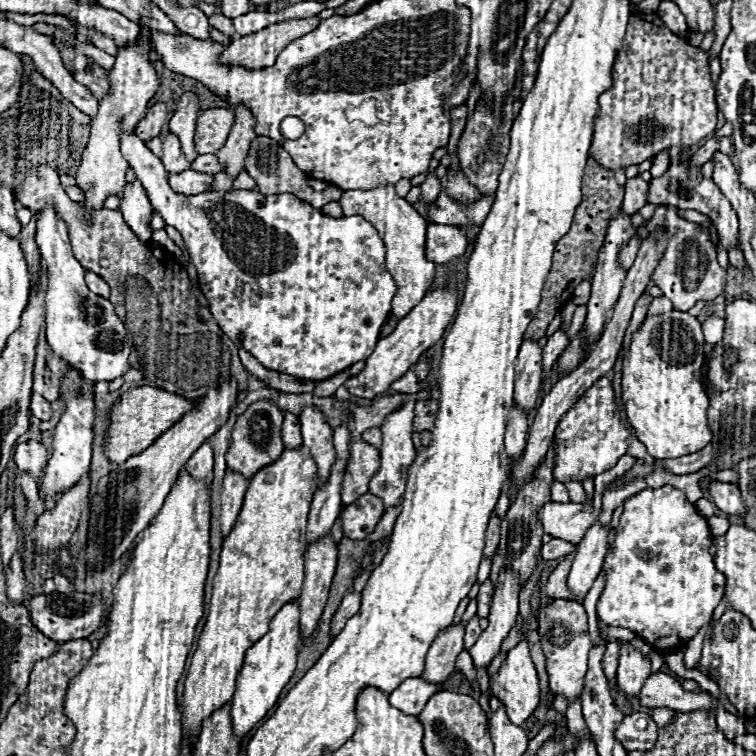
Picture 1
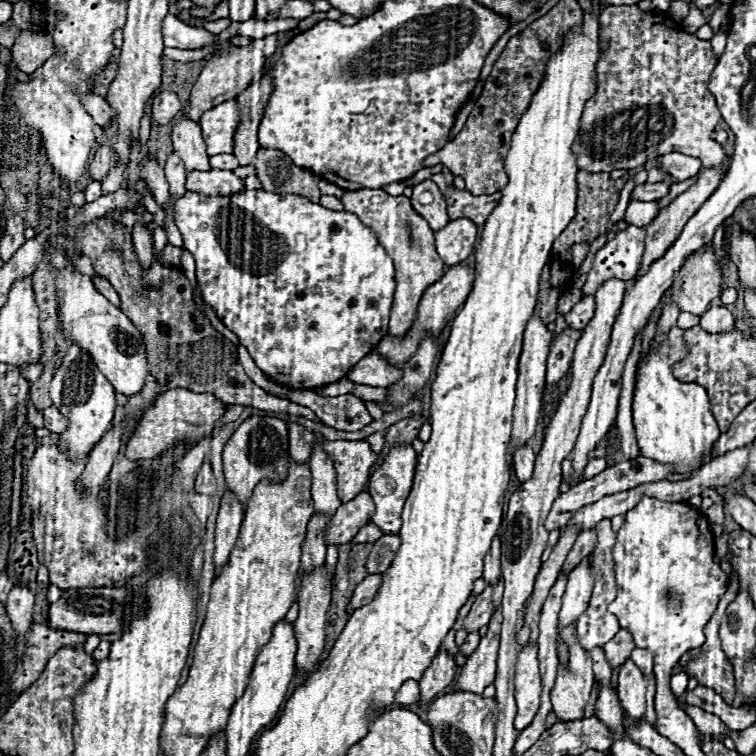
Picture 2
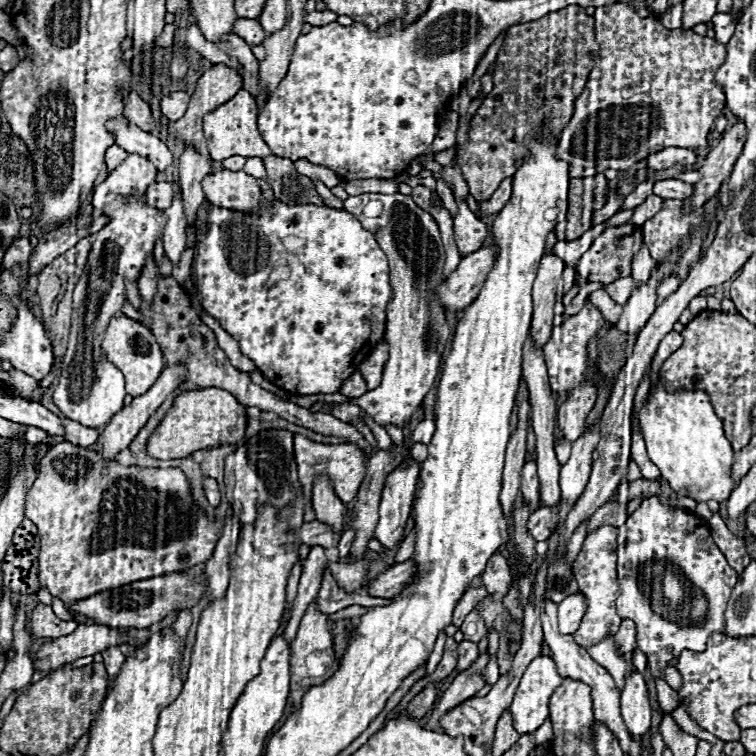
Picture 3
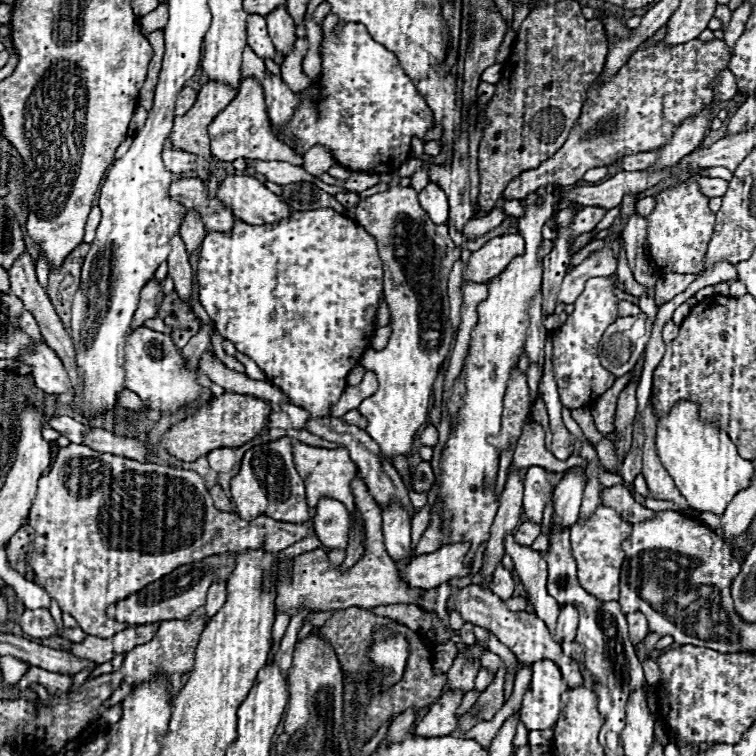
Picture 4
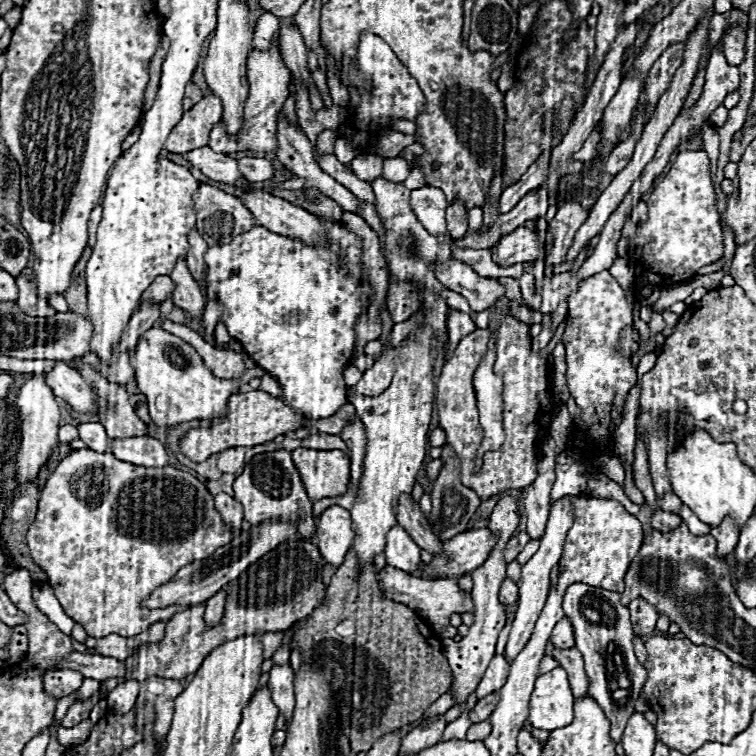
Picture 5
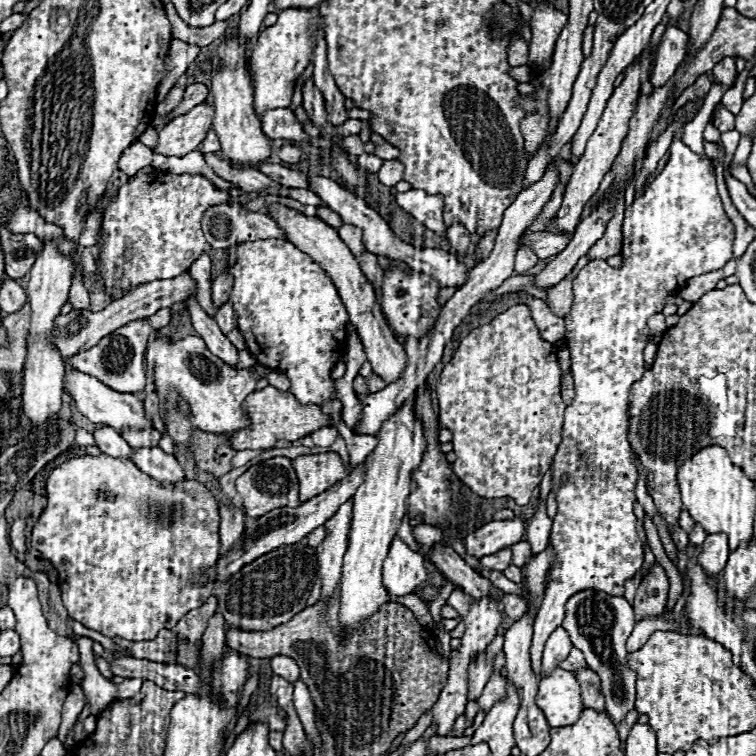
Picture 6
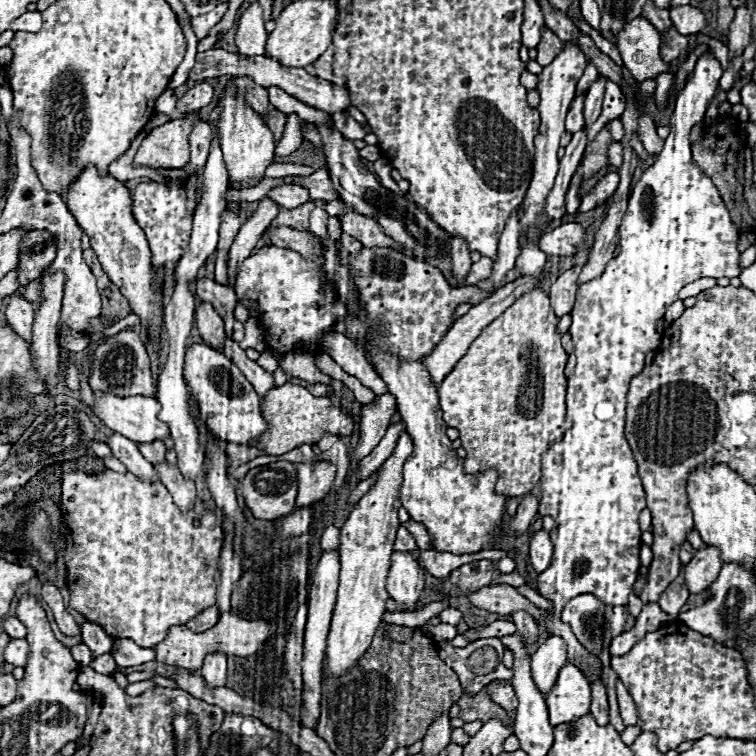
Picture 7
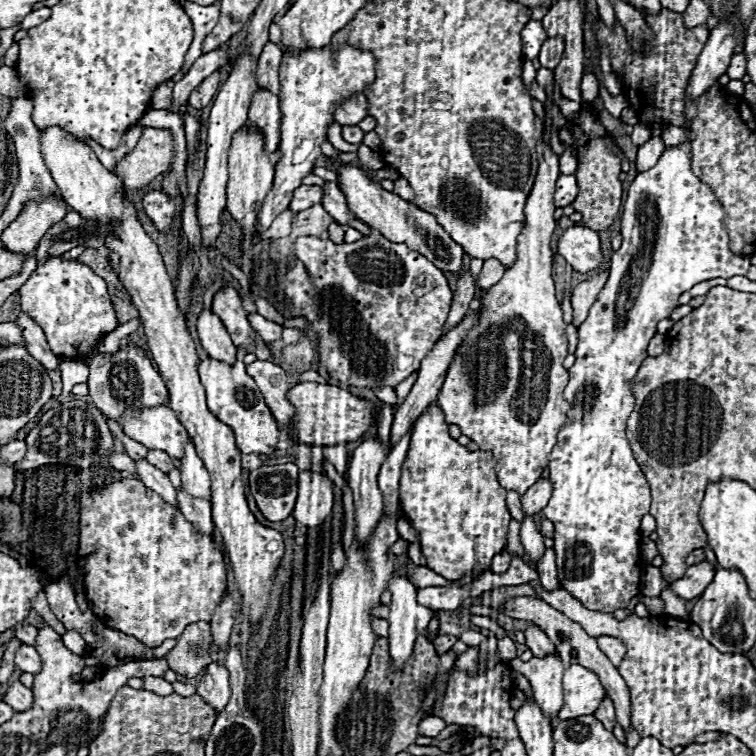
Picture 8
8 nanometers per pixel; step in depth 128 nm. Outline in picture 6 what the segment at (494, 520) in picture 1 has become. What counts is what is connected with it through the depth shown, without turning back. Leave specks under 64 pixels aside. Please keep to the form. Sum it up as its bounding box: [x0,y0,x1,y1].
[502,594,526,620]

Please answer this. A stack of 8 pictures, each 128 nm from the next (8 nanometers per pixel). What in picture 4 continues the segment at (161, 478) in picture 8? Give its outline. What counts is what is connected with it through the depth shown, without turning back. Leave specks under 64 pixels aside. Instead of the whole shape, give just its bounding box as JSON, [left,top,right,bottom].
[44,414,88,444]

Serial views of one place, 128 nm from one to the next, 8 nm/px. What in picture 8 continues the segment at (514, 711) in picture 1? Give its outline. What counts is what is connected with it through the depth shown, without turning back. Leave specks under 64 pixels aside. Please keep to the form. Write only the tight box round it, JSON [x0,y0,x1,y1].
[554,664,606,722]

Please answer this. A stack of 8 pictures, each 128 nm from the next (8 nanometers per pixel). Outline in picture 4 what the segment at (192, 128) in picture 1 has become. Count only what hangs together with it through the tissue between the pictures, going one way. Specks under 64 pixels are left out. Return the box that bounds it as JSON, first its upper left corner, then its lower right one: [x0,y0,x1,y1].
[180,210,206,254]

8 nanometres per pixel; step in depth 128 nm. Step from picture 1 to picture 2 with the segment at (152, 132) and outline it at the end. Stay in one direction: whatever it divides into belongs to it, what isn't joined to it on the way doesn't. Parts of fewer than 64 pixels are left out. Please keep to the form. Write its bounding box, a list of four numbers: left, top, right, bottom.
[152,92,182,126]

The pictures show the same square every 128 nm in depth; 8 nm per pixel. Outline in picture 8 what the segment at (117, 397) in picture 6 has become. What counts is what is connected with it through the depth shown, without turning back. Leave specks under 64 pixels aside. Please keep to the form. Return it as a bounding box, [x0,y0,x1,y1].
[118,404,190,458]

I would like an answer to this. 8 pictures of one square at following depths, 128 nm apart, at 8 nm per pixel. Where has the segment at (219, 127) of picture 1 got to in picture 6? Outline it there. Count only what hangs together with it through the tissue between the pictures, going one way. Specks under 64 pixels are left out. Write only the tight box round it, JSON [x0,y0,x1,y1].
[200,8,322,152]

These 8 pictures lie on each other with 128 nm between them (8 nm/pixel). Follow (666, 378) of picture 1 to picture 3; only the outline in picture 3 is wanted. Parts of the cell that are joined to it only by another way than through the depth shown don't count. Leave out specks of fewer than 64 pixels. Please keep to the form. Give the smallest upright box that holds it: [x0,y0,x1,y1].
[640,378,736,502]

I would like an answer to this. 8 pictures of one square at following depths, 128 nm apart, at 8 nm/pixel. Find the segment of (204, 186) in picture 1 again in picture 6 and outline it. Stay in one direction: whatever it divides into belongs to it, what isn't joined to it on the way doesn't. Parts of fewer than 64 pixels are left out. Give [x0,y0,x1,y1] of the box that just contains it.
[268,204,406,382]

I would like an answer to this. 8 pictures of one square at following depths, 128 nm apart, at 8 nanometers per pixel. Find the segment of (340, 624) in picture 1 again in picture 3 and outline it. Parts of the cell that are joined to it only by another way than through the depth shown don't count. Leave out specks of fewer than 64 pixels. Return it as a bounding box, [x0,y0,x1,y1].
[368,560,414,598]

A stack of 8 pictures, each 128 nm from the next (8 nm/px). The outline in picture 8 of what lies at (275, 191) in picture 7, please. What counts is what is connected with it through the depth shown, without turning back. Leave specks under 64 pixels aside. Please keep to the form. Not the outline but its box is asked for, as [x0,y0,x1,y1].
[290,186,322,212]

